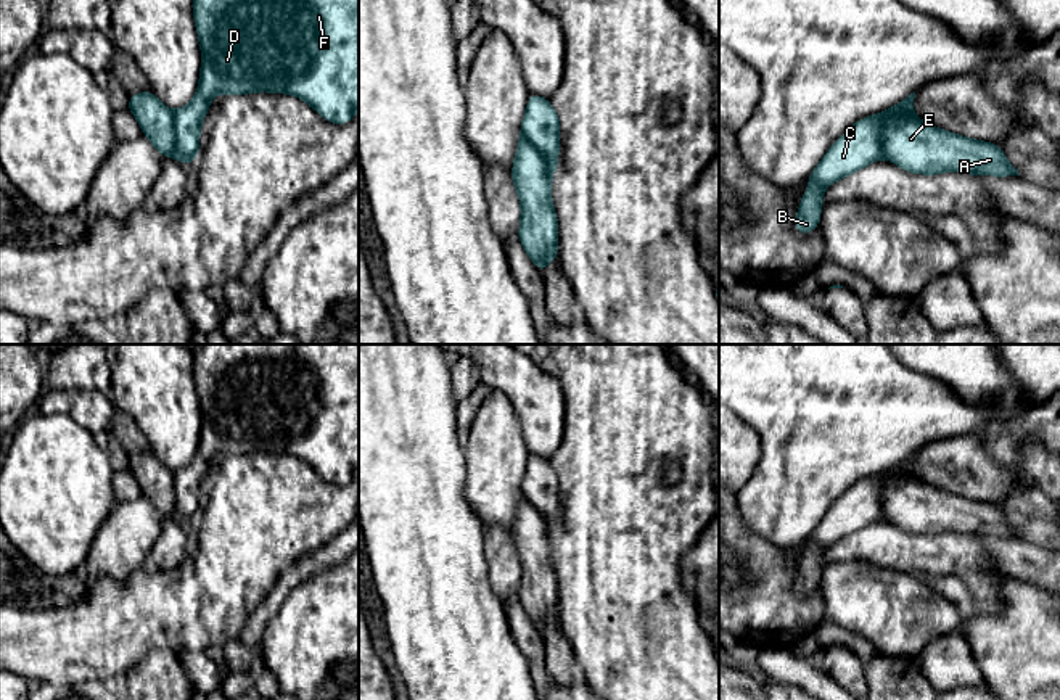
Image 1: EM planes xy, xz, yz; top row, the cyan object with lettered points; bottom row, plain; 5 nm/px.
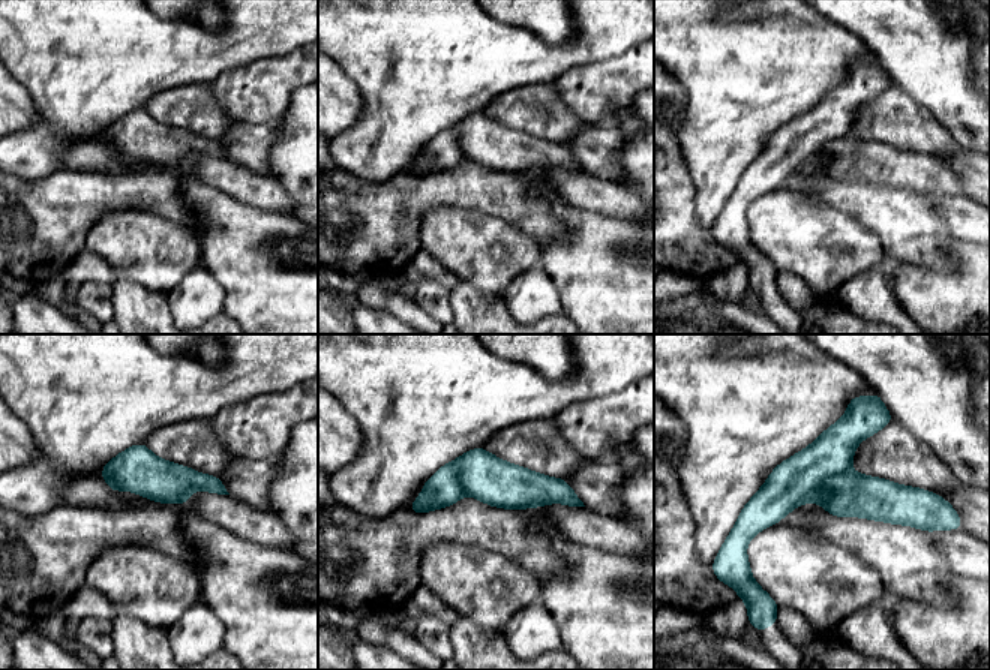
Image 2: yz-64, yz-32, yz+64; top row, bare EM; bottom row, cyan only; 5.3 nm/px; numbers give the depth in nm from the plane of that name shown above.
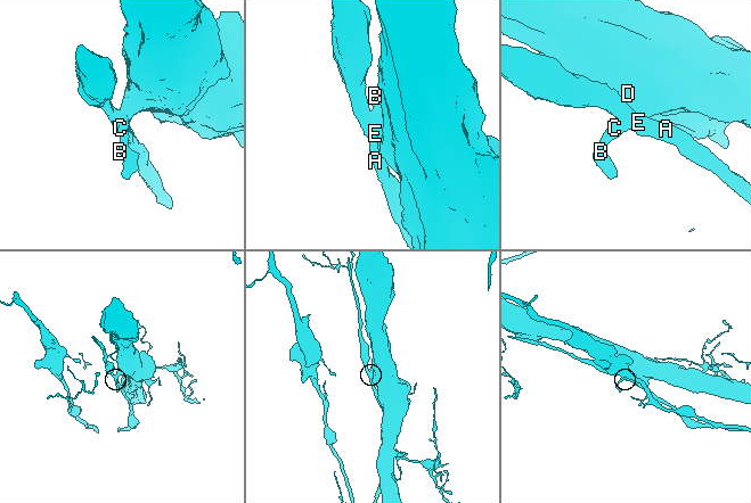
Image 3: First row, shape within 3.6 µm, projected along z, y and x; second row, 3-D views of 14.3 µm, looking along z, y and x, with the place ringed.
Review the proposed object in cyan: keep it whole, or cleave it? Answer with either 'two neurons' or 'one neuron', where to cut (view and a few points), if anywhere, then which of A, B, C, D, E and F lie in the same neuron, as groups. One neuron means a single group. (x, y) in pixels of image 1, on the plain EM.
two neurons | yz (917, 478), (891, 475), (885, 481), (882, 517) | A E / B C D F

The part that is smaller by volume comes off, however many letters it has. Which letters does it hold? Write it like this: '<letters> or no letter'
A, E

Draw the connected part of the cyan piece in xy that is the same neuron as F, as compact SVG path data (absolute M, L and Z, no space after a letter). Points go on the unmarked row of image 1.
M199 344L193 380L201 406L193 460L174 473L174 518L191 526L216 454L291 454L325 481L344 486L359 471L359 344Z

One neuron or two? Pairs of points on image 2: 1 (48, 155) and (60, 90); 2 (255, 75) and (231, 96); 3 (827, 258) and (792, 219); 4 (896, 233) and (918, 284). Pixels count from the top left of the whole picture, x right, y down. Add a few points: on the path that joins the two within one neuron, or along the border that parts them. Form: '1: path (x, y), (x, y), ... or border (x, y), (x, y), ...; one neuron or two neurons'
1: path (50, 138), (60, 126), (60, 107); one neuron
2: path (249, 81), (237, 92); one neuron
3: path (819, 249), (798, 228); one neuron
4: border (900, 261), (944, 272); two neurons

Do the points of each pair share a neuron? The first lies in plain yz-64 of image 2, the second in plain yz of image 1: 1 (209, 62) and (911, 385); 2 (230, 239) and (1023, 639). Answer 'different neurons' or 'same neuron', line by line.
1: same neuron
2: same neuron

